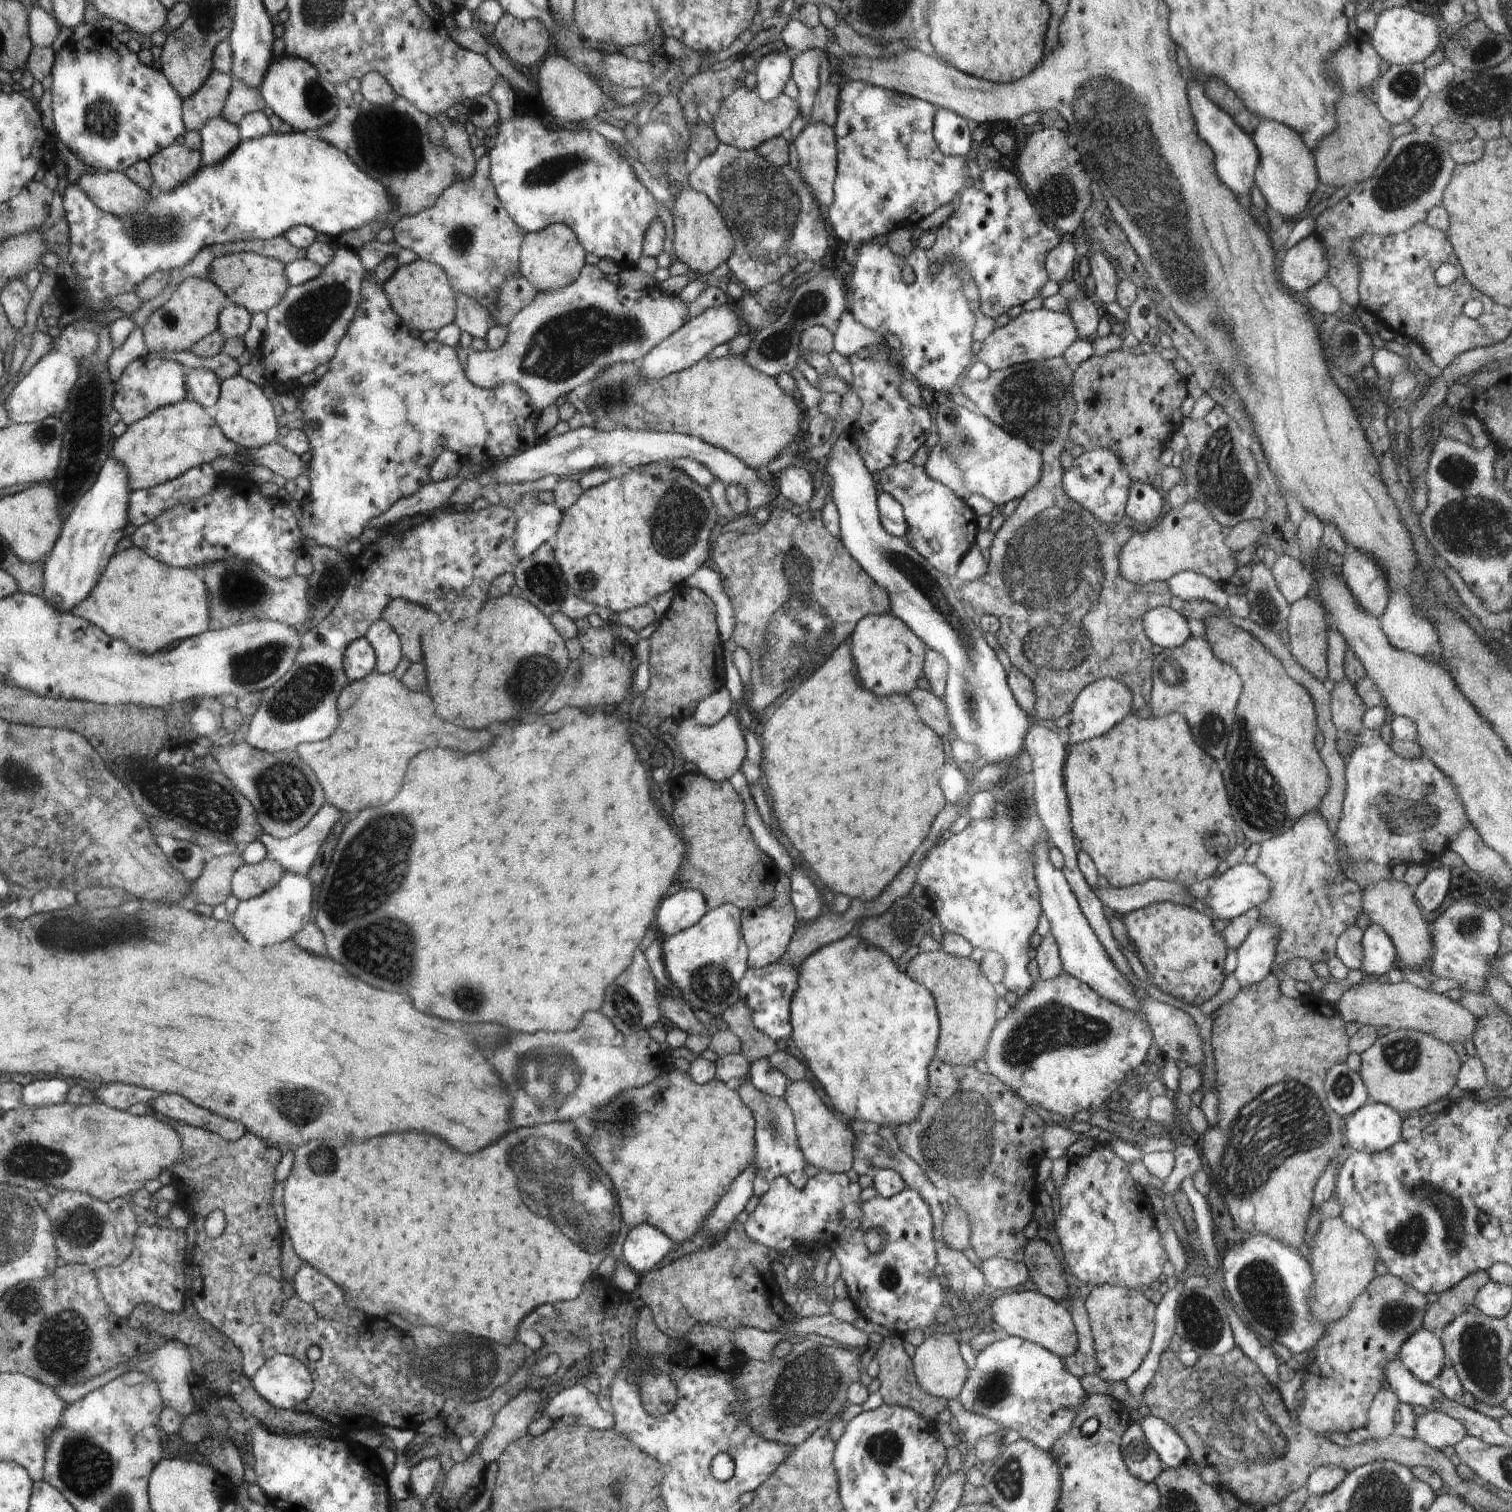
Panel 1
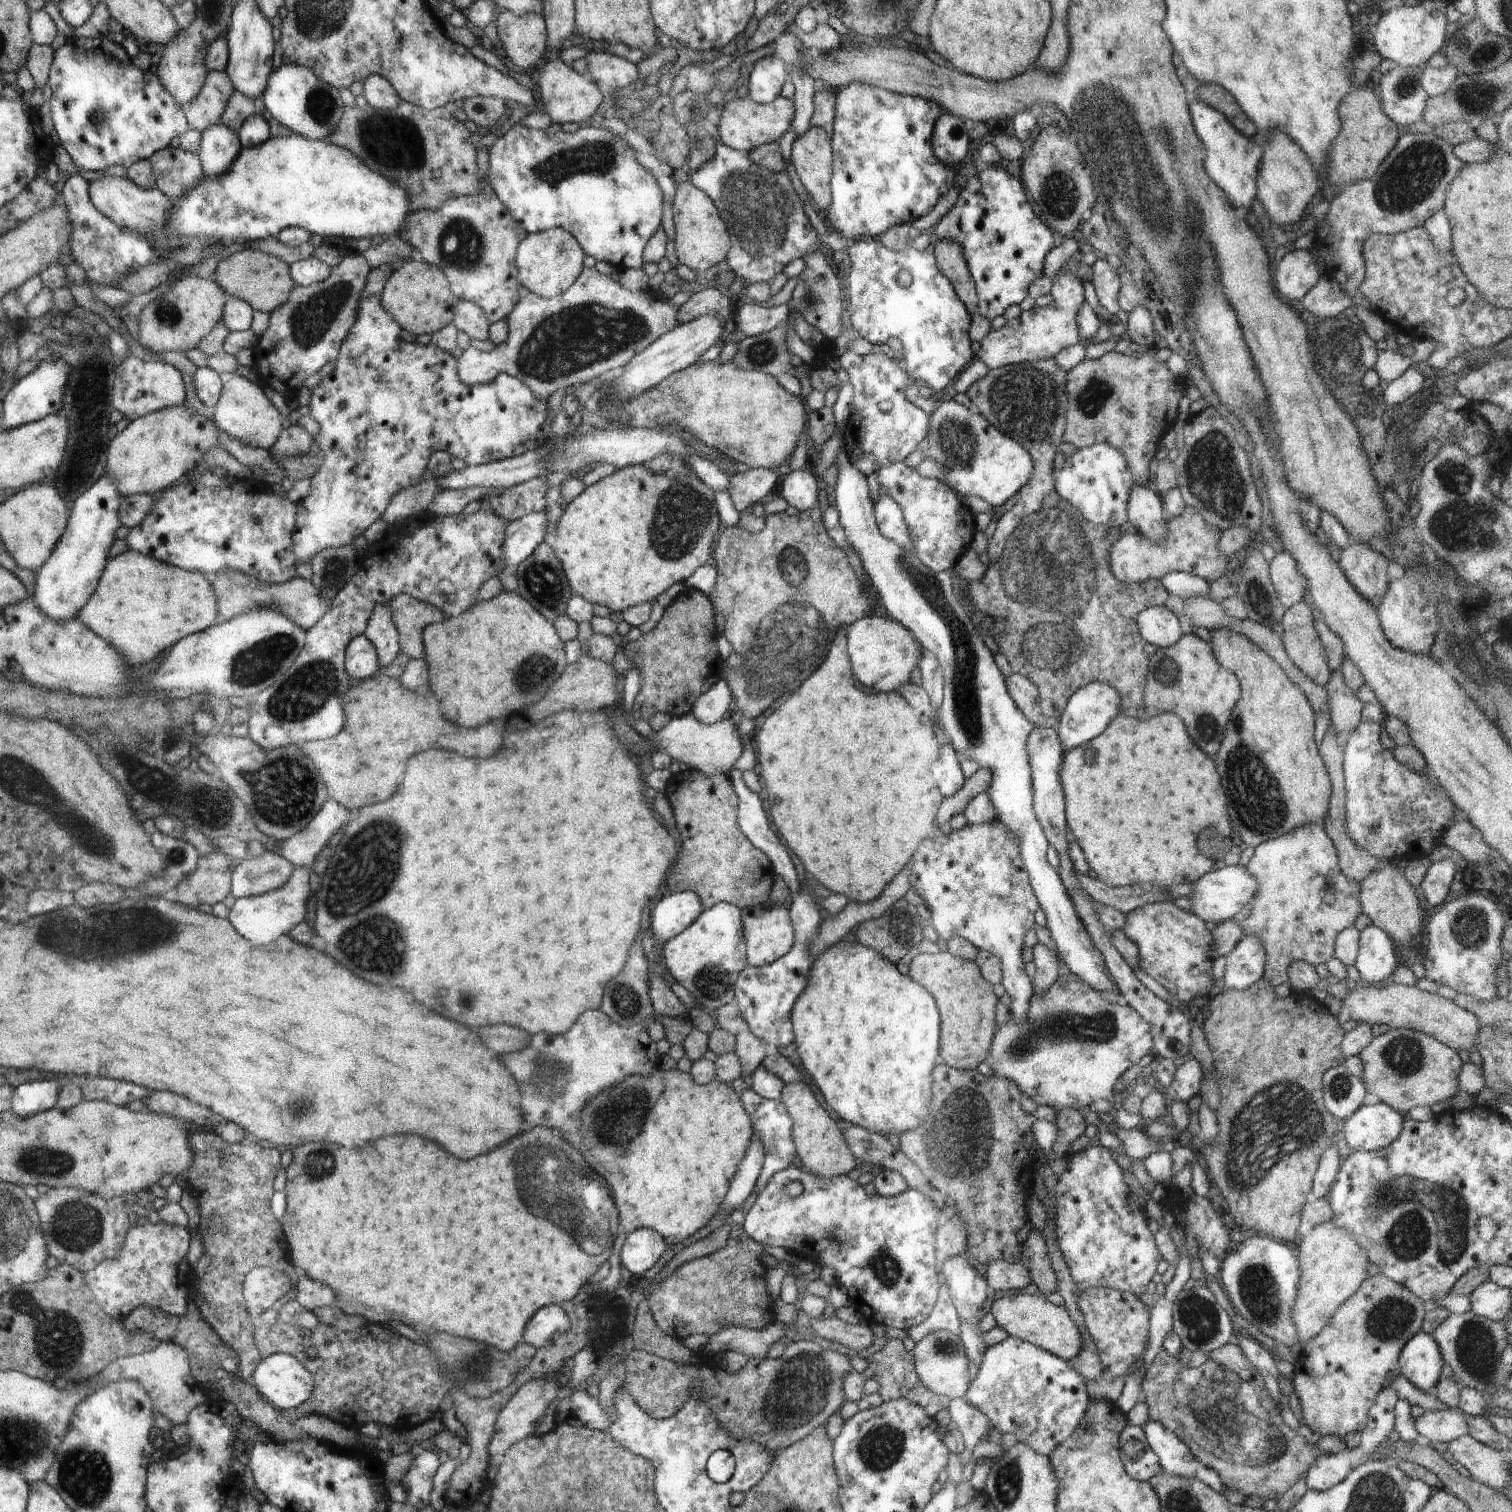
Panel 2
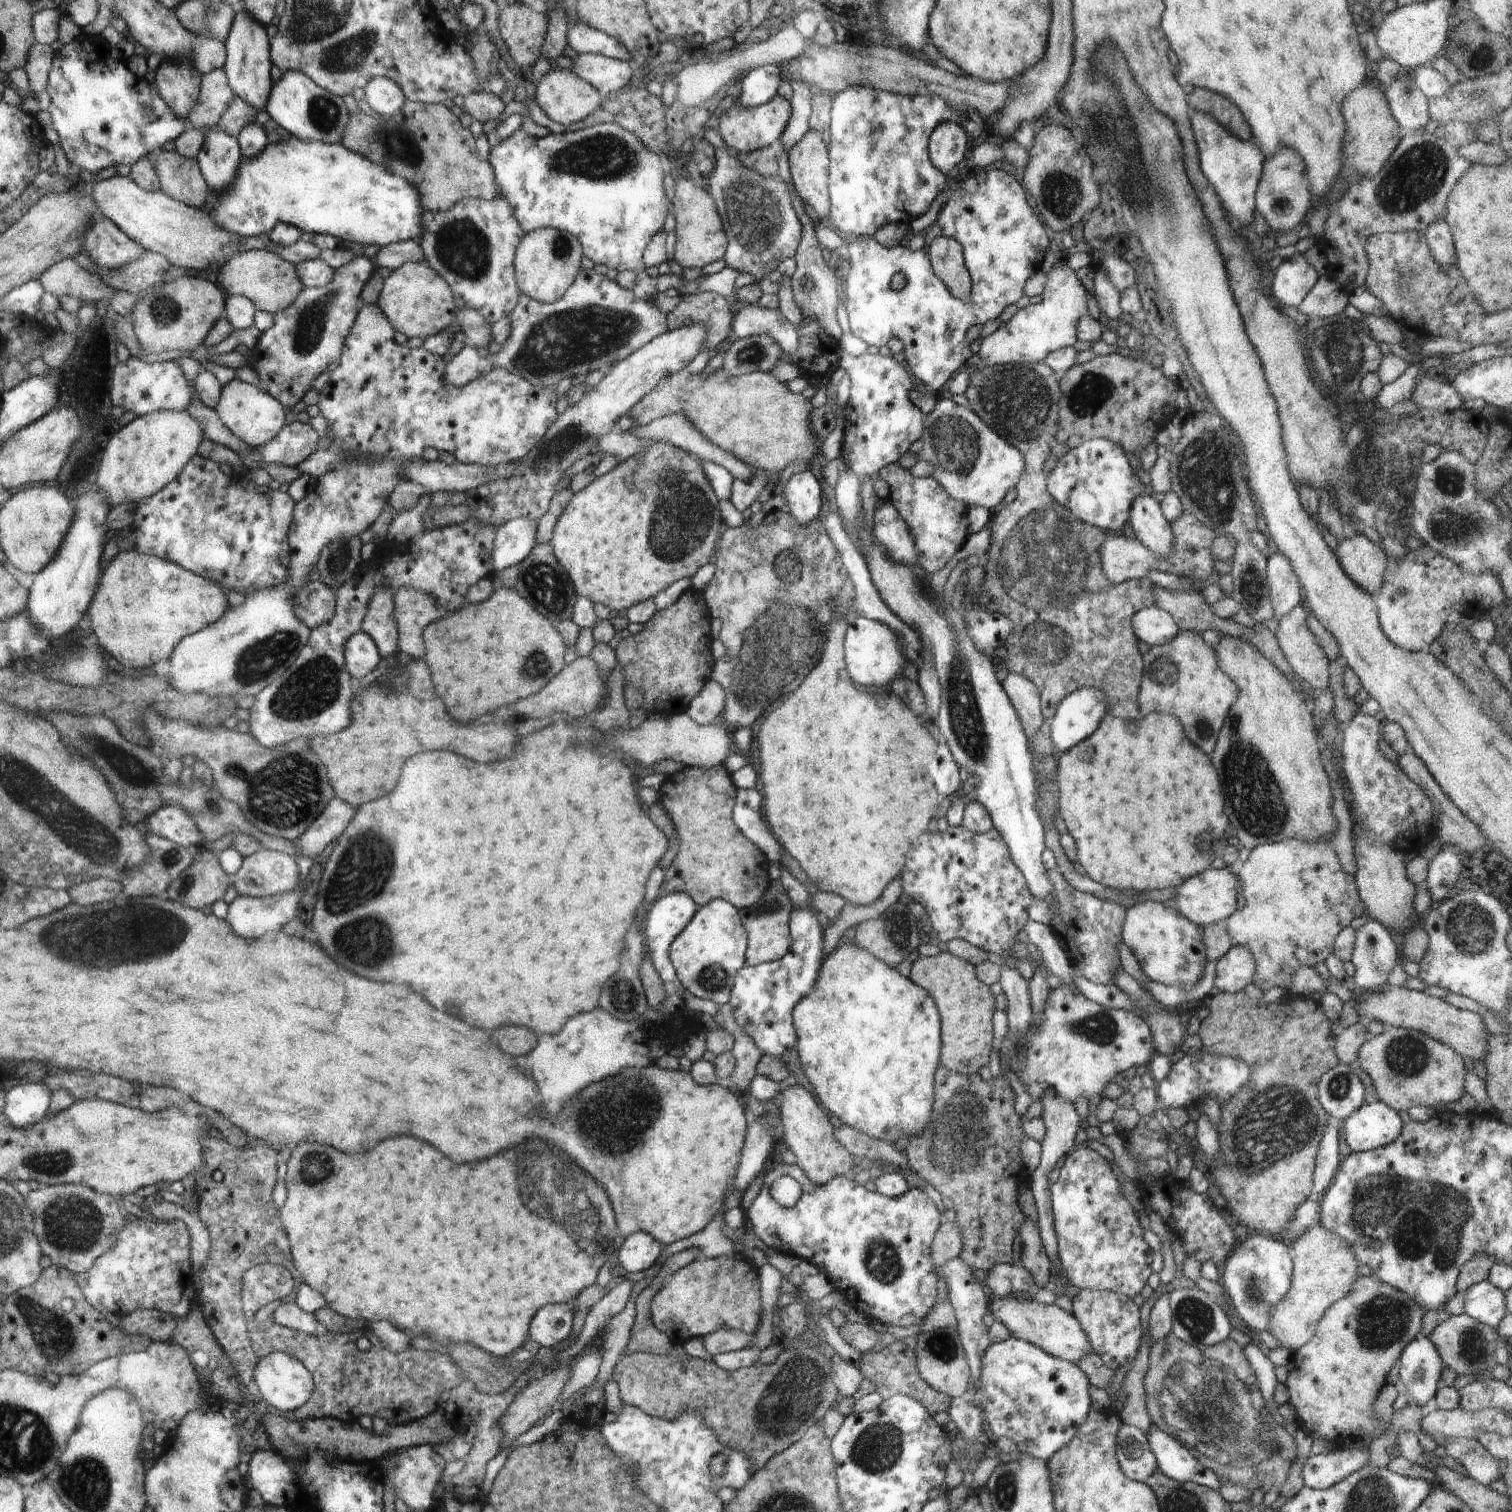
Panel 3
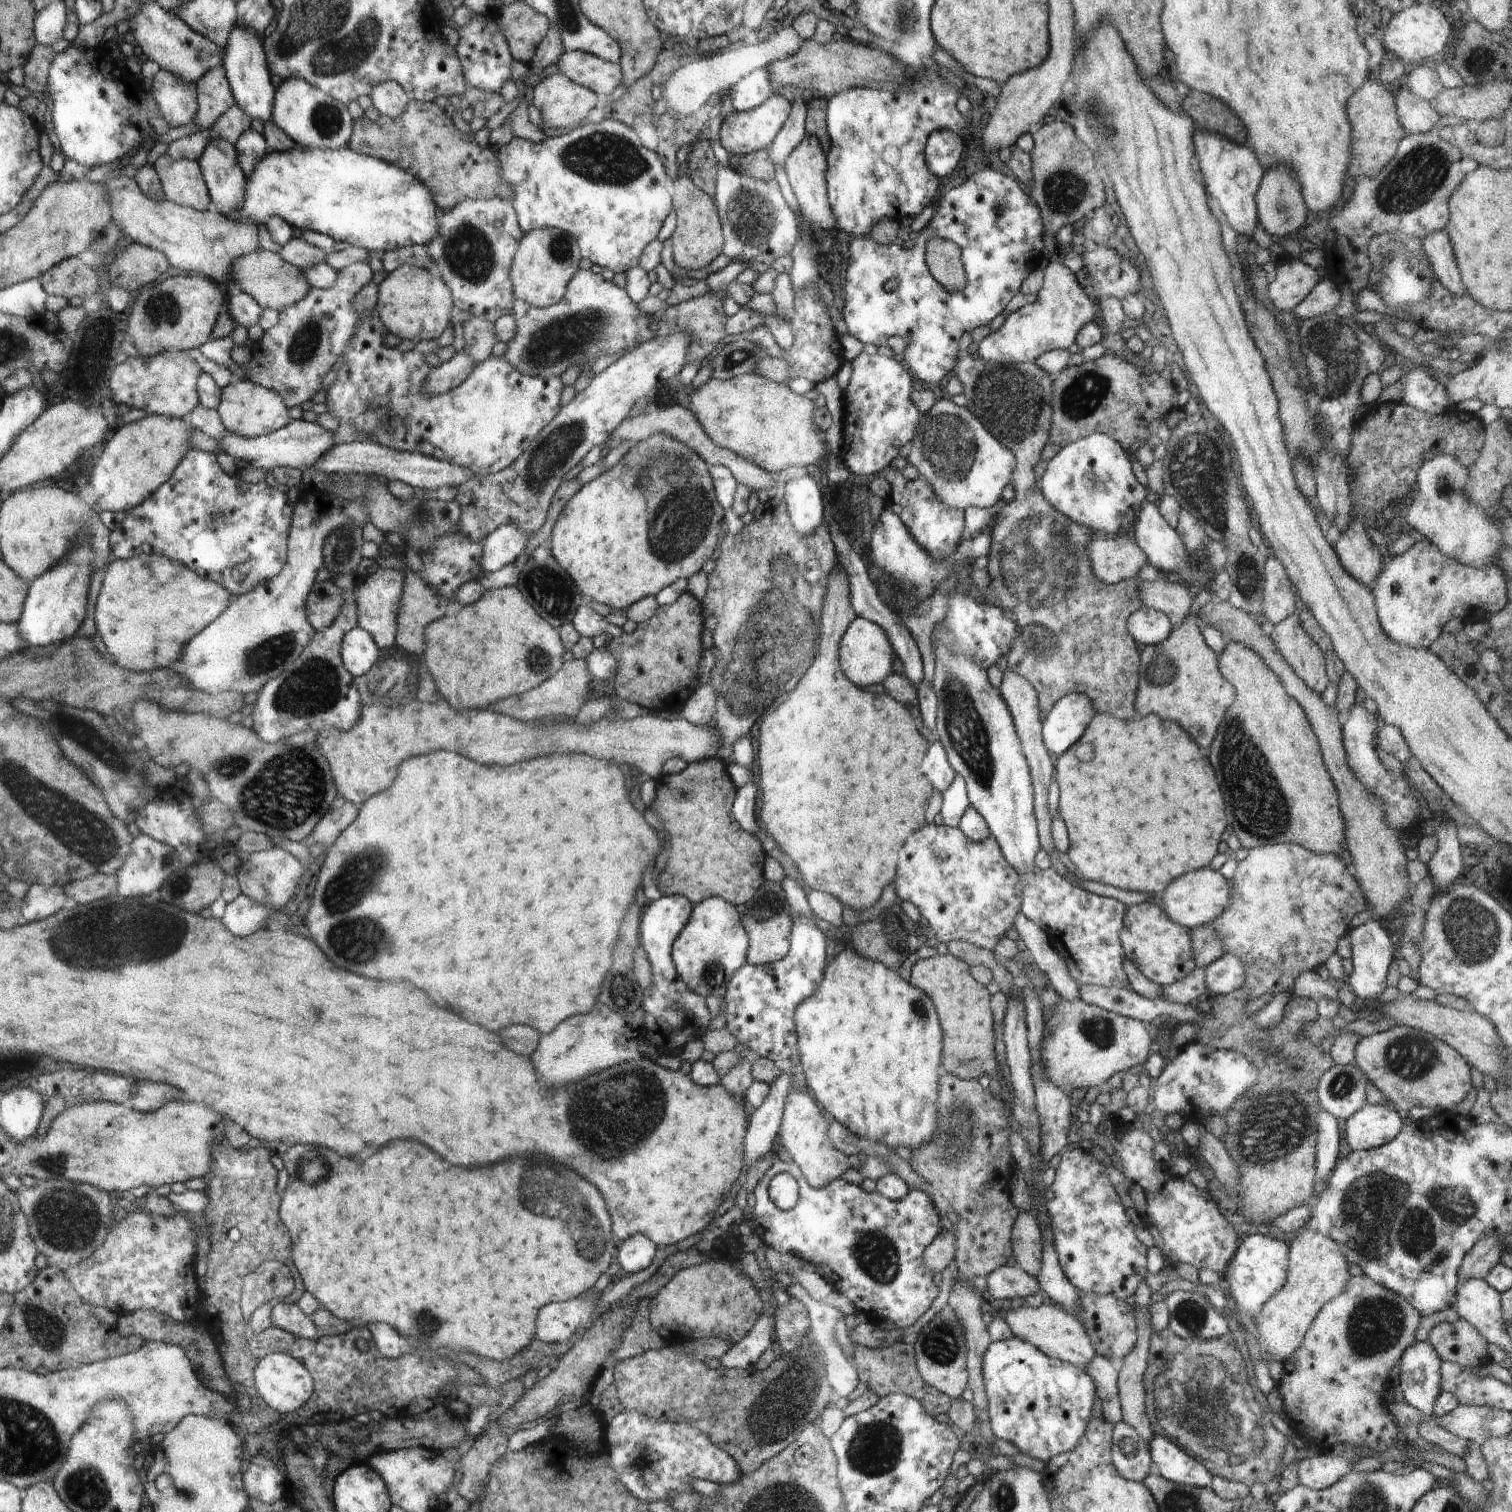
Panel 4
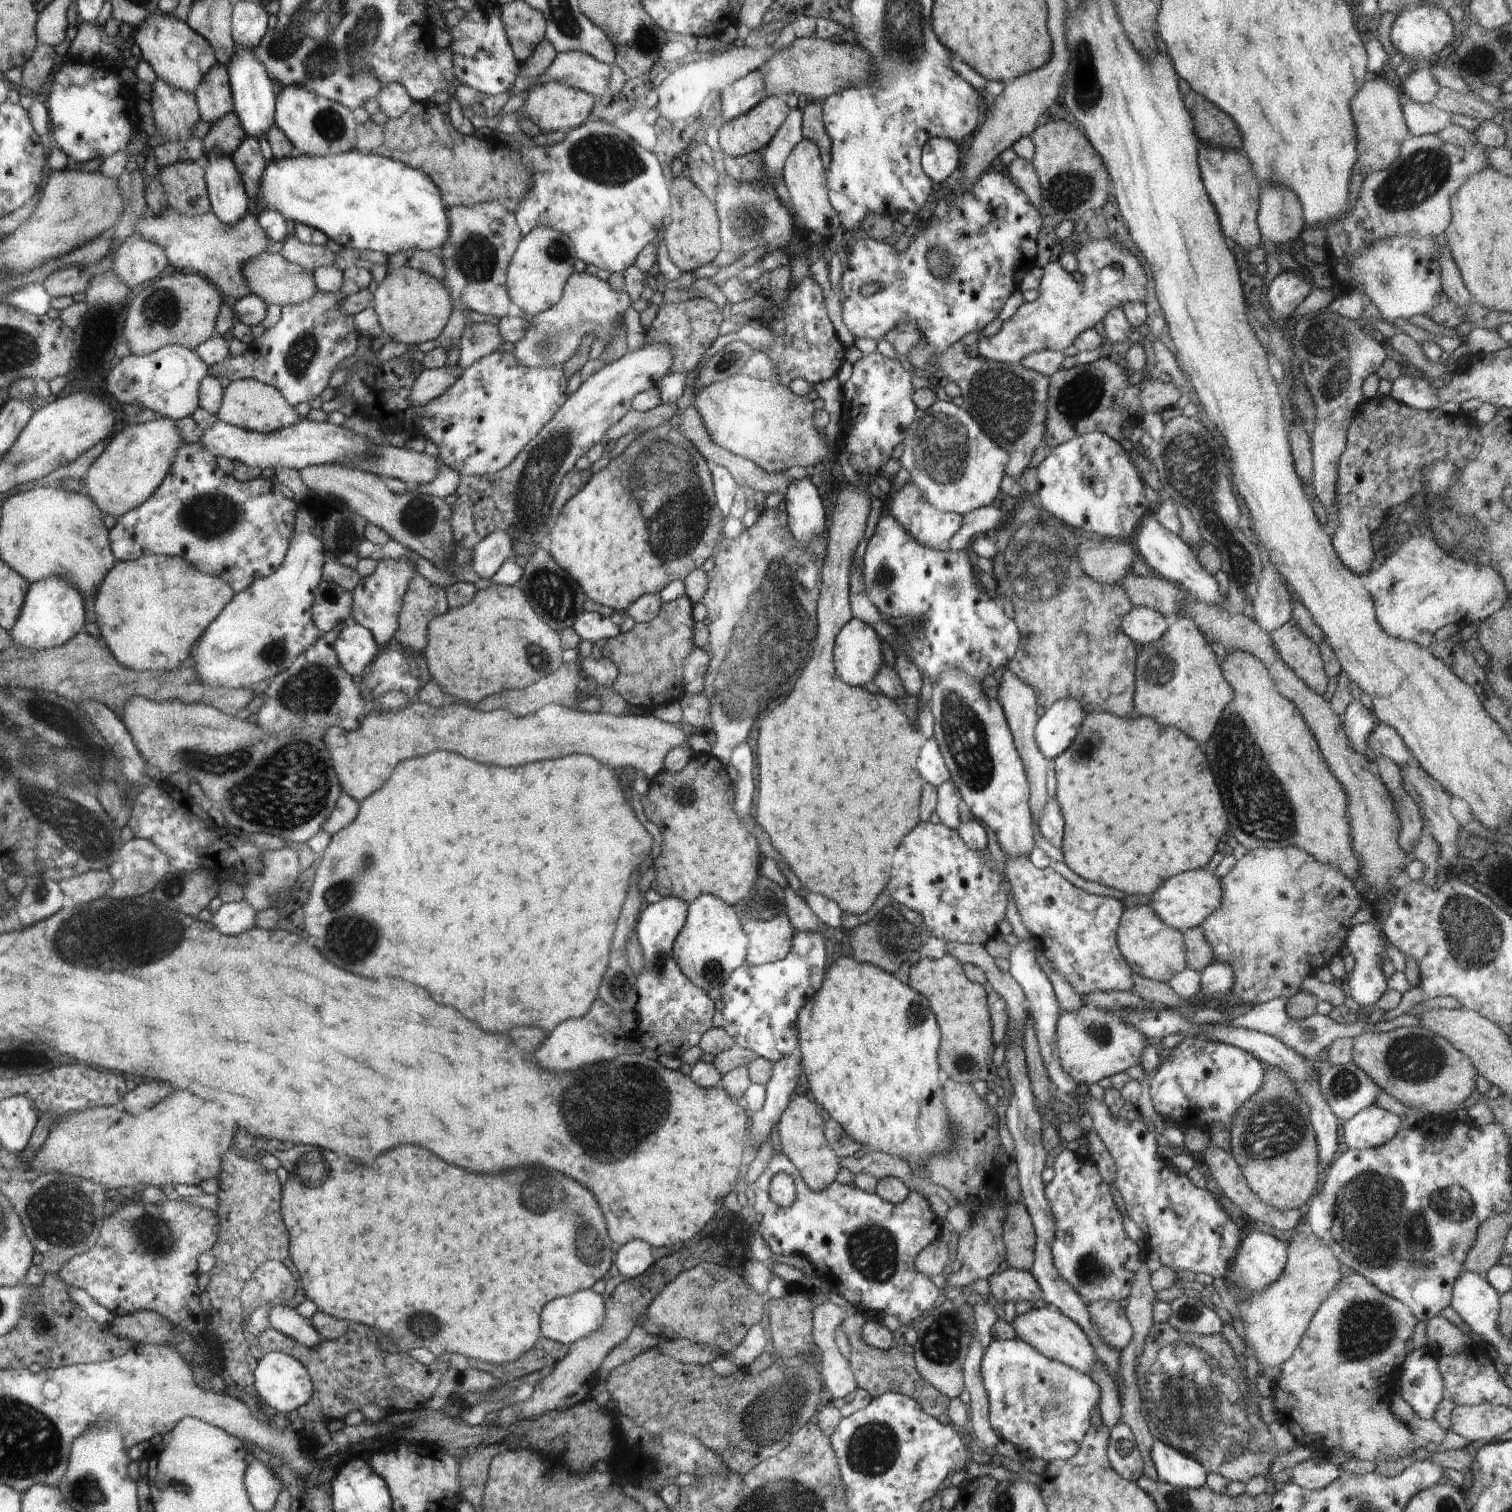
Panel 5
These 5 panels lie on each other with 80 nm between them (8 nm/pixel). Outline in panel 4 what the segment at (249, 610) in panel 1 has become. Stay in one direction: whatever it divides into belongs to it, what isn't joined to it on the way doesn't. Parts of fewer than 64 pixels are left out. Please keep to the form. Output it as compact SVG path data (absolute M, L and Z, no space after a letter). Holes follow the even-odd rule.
M316 581L306 600L308 622L316 631L327 629L343 610L343 591L332 581Z

